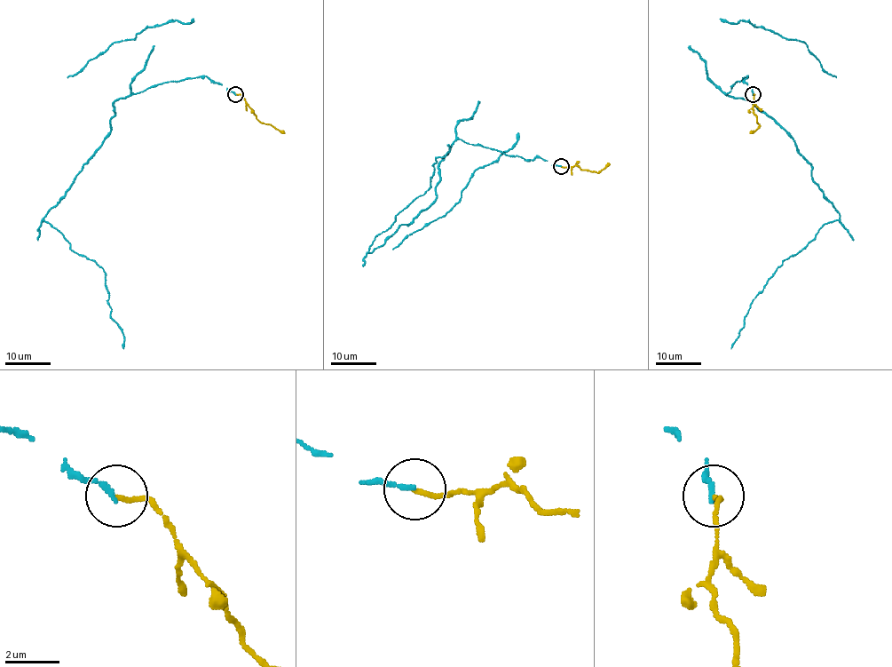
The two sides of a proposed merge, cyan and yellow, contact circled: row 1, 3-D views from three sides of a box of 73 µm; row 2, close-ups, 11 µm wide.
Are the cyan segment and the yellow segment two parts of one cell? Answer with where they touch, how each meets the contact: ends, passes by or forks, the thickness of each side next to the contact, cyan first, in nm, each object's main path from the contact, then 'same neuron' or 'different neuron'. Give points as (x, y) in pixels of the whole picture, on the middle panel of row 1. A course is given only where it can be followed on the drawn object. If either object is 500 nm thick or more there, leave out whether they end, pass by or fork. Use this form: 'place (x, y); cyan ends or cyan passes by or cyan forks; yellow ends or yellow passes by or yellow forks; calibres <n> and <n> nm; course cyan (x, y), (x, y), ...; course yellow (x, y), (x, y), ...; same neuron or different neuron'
place (561, 166); cyan ends; yellow ends; calibres 190 and 160 nm; course cyan (561, 166), (456, 139), (439, 164), (436, 199), (369, 252), (374, 239), (430, 187), (432, 166), (448, 144); course yellow (561, 166), (578, 166), (597, 172), (609, 162); same neuron

